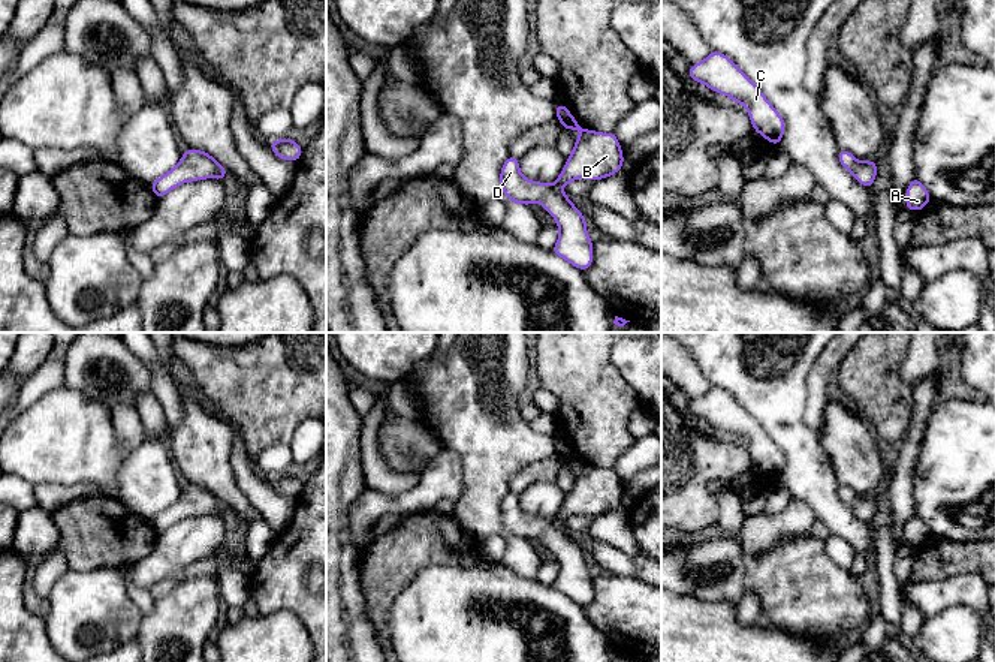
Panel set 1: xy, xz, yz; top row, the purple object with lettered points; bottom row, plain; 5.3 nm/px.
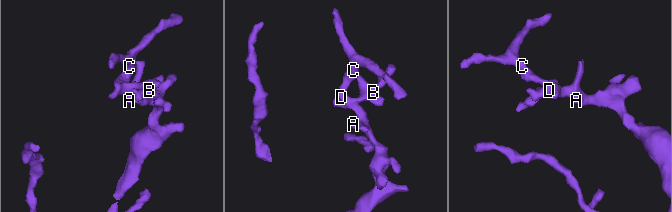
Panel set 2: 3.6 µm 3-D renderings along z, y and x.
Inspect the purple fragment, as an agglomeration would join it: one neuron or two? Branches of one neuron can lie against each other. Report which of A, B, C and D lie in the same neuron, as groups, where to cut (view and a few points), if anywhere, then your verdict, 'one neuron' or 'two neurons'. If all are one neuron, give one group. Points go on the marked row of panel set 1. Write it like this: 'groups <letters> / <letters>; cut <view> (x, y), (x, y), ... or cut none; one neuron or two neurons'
groups A B C D; cut none; one neuron

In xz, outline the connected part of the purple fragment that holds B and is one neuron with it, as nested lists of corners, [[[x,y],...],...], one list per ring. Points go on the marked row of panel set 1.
[[[555,103],[555,111],[561,127],[569,132],[578,129],[582,133],[575,139],[573,151],[555,183],[525,178],[519,169],[519,159],[509,156],[500,171],[500,184],[504,196],[513,204],[539,202],[555,219],[560,237],[552,253],[585,271],[594,262],[593,240],[585,226],[587,217],[560,187],[570,186],[576,178],[597,181],[615,175],[625,160],[613,132],[603,133],[582,127],[566,105]]]

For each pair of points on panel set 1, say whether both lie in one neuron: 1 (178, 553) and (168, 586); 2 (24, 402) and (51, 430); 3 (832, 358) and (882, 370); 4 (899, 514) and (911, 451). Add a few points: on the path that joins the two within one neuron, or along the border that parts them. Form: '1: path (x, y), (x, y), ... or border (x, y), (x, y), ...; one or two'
1: border (169, 577), (148, 589); two
2: border (59, 387), (45, 391), (15, 418); two
3: border (853, 348), (835, 370); two
4: path (901, 499), (904, 466); one

